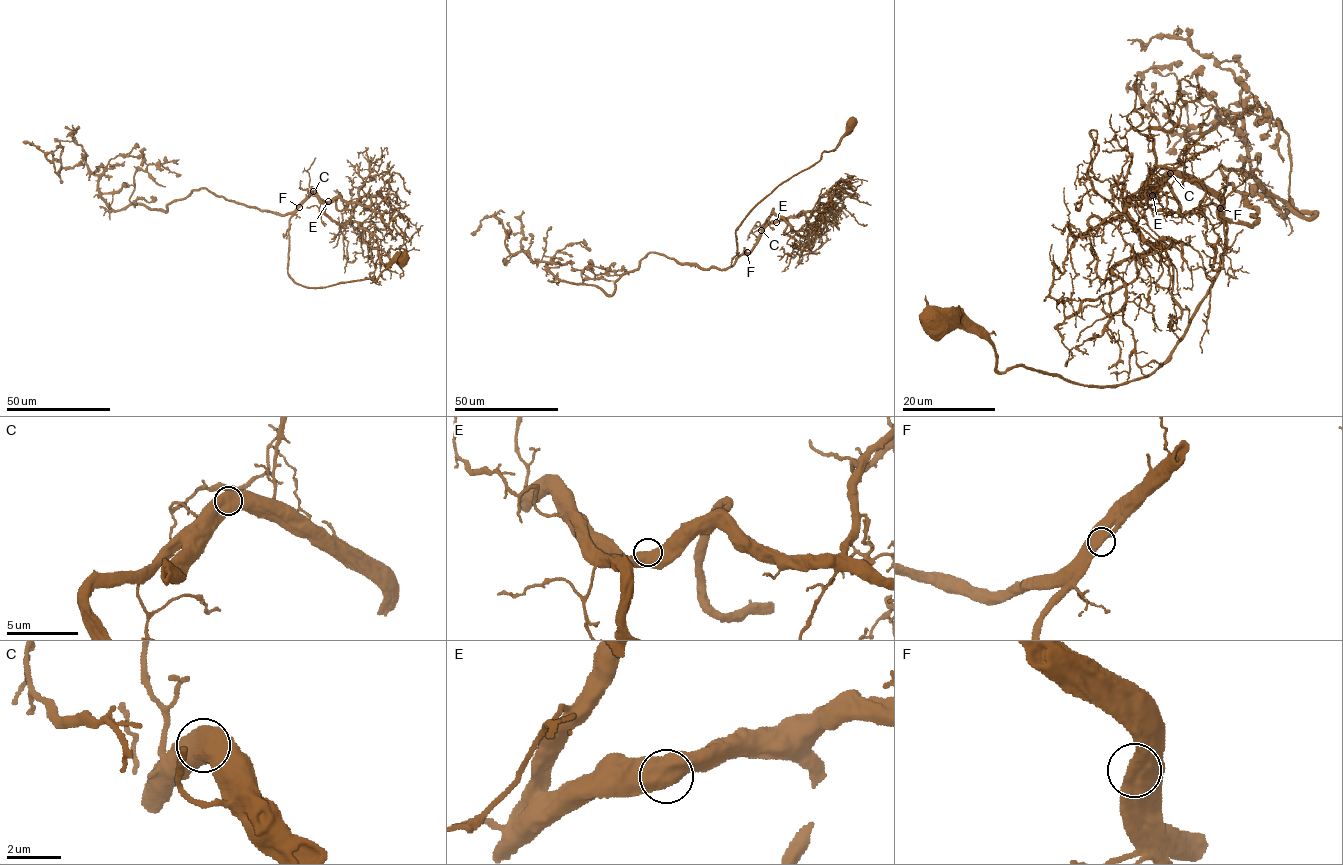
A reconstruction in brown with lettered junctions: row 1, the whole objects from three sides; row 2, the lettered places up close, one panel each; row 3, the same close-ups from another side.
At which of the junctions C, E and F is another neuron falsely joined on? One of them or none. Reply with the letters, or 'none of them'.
none of them

